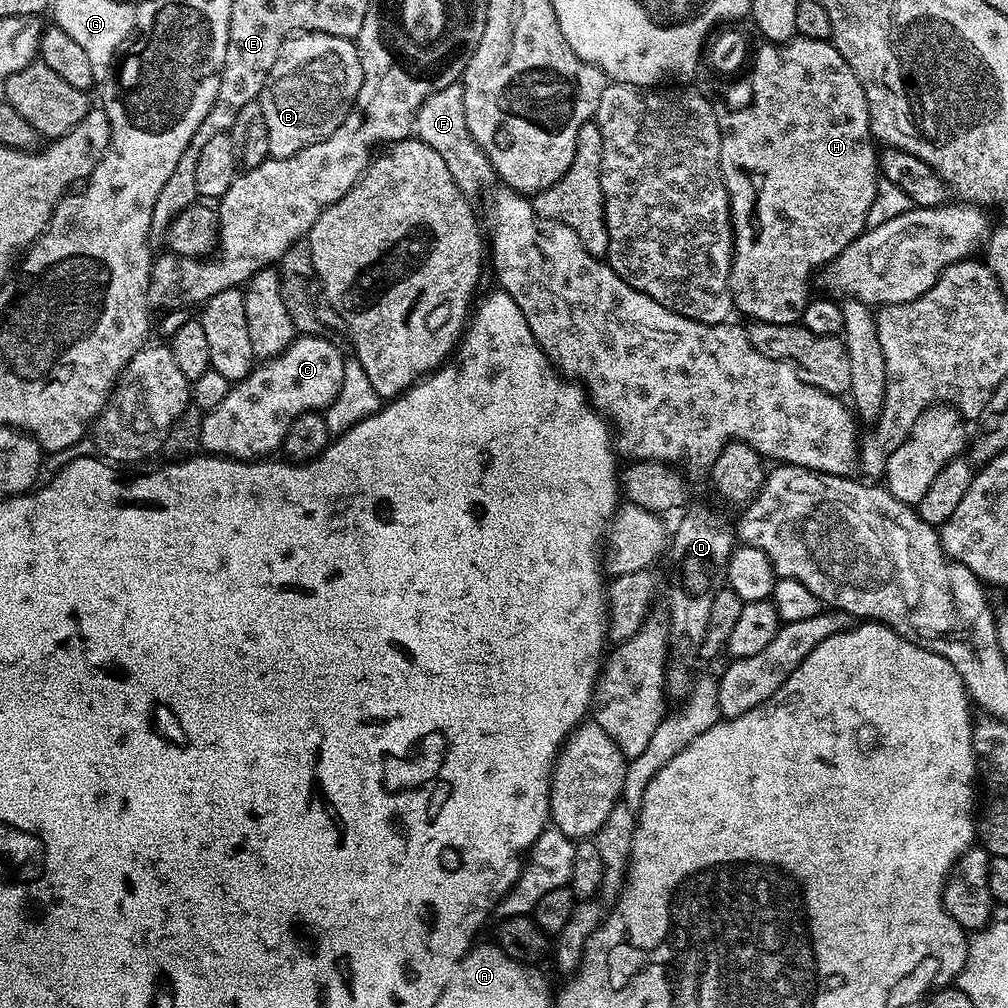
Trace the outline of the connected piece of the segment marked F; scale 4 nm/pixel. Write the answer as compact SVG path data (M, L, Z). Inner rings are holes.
M457 82L448 88L432 92L422 102L422 106L416 112L414 125L415 139L426 142L430 150L434 150L446 162L446 170L450 170L450 178L462 190L462 194L469 198L487 193L493 187L497 174L492 169L492 163L487 154L474 142L470 134L470 126L466 126L466 102L464 101L464 85Z

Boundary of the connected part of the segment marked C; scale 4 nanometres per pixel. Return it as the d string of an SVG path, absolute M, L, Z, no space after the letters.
M303 334L297 335L296 339L292 341L292 345L284 352L279 352L277 356L273 356L270 360L257 363L253 367L252 373L246 378L235 381L229 387L226 398L222 398L222 402L218 402L218 406L214 406L214 410L203 413L200 421L200 446L205 453L214 456L227 456L229 460L258 460L261 458L271 457L273 454L279 453L284 446L284 439L290 430L290 422L294 422L294 418L298 418L298 414L303 412L320 412L330 407L336 398L338 392L342 387L344 361L346 359L345 353L340 353L339 343L327 340L324 336L306 336Z

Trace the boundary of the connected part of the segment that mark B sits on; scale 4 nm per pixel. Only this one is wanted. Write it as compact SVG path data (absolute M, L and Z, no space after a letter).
M301 32L289 36L278 50L278 58L274 58L274 66L270 66L270 74L258 97L262 114L266 114L266 131L270 134L269 157L277 160L298 154L298 150L334 134L354 106L361 86L362 66L352 40L329 32Z

